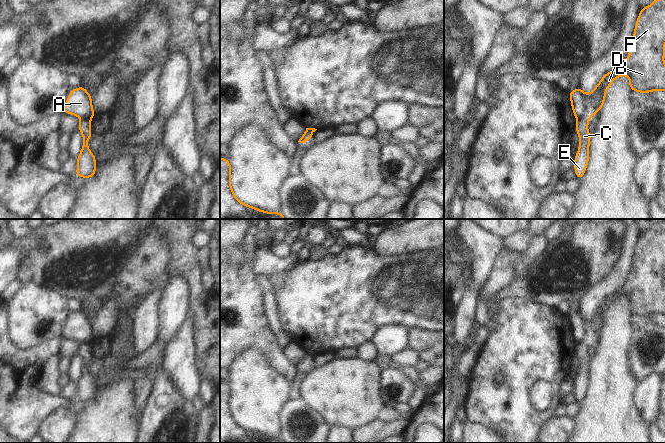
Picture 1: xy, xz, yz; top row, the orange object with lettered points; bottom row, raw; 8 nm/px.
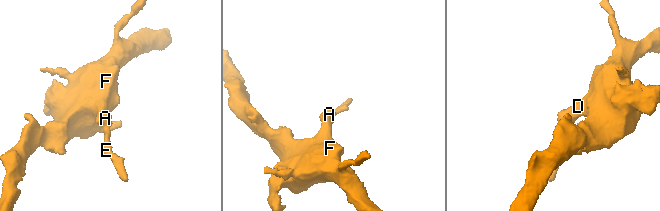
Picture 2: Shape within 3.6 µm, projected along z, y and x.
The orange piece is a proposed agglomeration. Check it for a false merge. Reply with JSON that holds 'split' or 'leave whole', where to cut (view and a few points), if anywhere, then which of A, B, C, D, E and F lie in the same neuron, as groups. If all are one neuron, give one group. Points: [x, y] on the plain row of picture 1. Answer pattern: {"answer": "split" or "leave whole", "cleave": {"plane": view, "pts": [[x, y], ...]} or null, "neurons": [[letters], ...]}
{"answer": "split", "cleave": {"plane": "yz", "pts": [[589, 340], [583, 340], [577, 344]]}, "neurons": [["A", "B", "D", "F"], ["C", "E"]]}

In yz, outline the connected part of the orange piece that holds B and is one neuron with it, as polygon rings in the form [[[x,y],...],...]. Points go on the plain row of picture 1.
[[[665,220],[641,232],[633,265],[625,285],[607,296],[589,318],[580,311],[569,316],[577,344],[592,341],[602,333],[606,316],[616,302],[626,299],[629,311],[638,317],[665,315]]]

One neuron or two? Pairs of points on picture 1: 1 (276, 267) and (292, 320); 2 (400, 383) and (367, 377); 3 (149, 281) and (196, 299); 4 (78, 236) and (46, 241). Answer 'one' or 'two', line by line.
1: two
2: two
3: two
4: one

